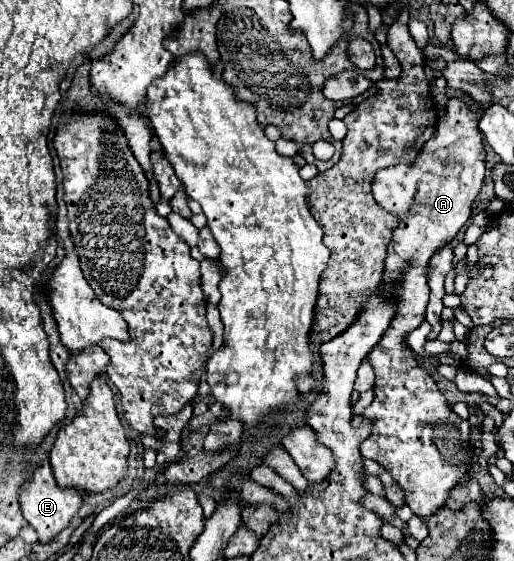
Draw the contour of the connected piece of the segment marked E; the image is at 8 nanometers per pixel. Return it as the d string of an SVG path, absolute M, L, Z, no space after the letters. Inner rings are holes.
M48 461L42 463L42 467L38 467L38 471L34 473L30 483L24 483L20 489L20 503L22 503L22 513L24 519L36 529L38 539L42 545L50 543L62 529L66 529L72 521L72 517L80 511L82 507L82 493L76 493L72 489L62 489L58 487L58 483L54 481L54 473Z

